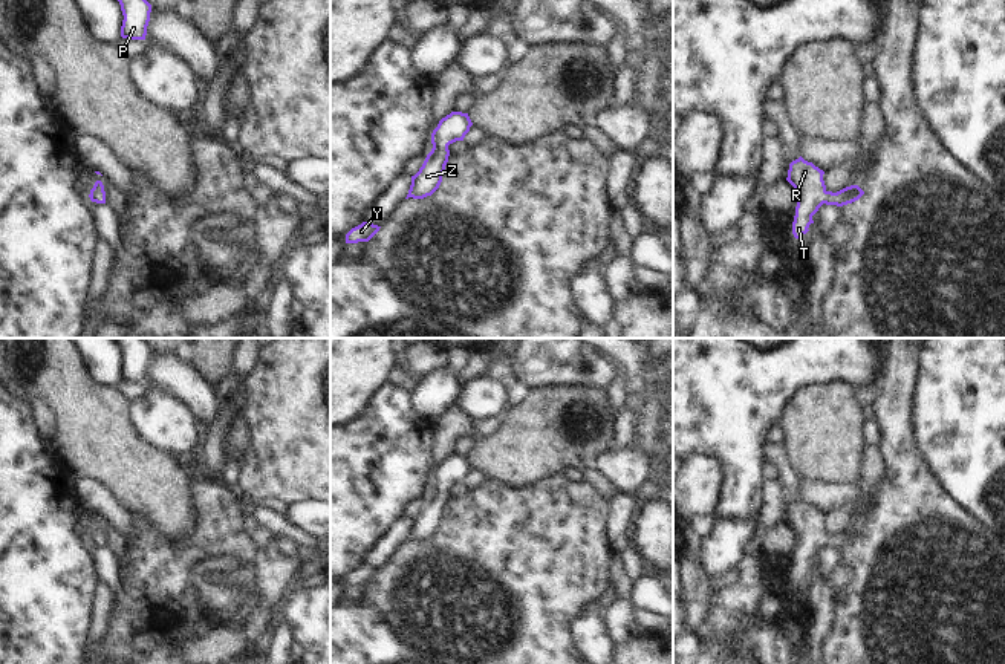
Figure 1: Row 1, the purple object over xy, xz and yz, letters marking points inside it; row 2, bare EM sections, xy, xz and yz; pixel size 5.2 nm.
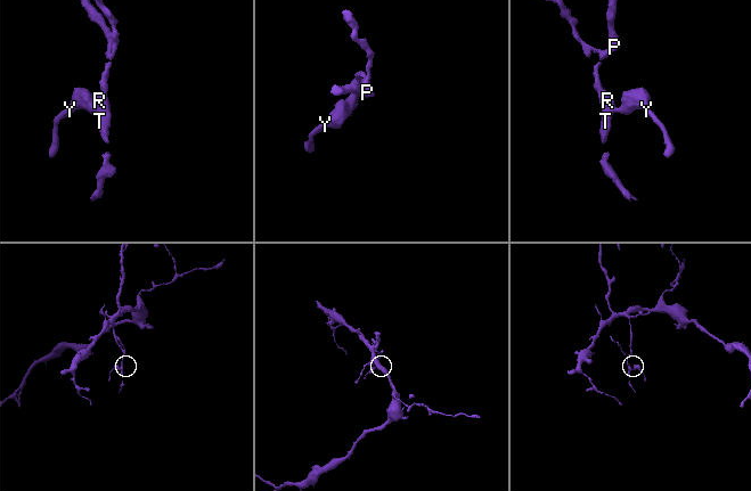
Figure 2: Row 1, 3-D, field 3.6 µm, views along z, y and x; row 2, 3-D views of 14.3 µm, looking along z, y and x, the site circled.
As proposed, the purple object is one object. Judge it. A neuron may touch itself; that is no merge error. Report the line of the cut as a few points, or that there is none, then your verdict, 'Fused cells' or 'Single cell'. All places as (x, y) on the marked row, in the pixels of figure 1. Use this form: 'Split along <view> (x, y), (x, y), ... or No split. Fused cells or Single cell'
No split. Single cell.

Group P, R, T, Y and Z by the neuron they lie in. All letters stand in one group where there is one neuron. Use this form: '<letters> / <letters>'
P R T Y Z

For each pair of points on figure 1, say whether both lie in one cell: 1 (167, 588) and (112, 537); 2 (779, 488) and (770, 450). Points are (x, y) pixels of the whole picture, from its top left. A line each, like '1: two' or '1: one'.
1: two
2: one

